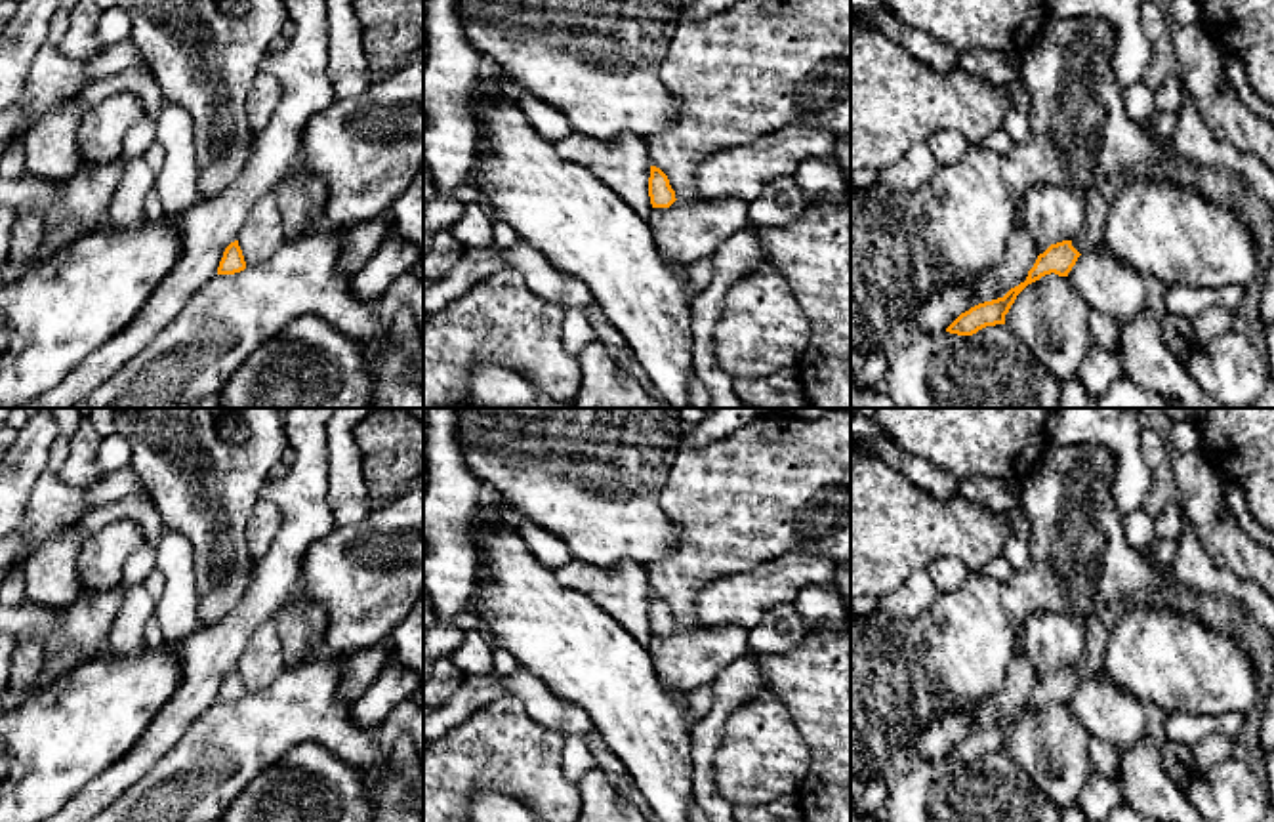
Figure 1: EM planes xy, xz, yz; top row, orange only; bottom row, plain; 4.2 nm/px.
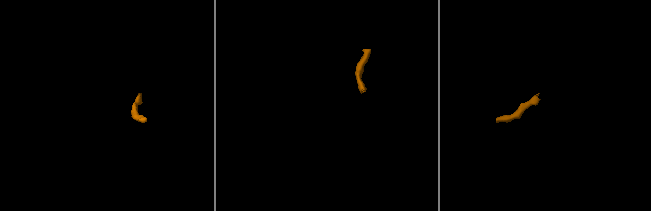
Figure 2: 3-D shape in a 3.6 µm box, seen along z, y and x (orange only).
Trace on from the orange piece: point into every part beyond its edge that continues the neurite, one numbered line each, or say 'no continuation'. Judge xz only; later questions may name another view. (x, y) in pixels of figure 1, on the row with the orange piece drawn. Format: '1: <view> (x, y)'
no continuation

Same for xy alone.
no continuation

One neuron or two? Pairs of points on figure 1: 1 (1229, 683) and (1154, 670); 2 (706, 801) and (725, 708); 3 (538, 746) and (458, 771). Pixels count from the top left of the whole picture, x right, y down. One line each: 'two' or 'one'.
1: one
2: one
3: one

